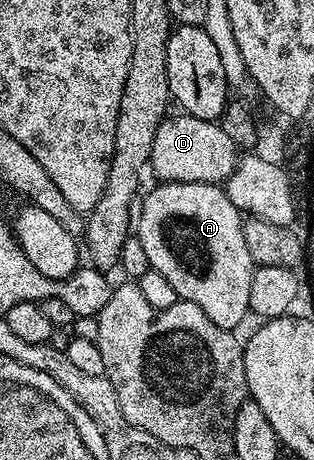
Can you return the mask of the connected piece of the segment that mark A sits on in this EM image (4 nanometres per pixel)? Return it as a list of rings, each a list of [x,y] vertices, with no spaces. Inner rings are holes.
[[[161,181],[156,185],[158,187],[145,200],[143,200],[144,198],[140,200],[139,214],[135,219],[135,235],[142,242],[144,252],[147,253],[147,261],[150,268],[163,273],[163,277],[167,277],[167,282],[171,285],[171,289],[175,289],[178,300],[190,303],[191,305],[199,305],[199,309],[203,309],[203,313],[207,313],[207,317],[211,317],[211,321],[223,329],[227,329],[228,331],[237,329],[237,326],[244,321],[245,315],[248,316],[250,314],[251,277],[255,270],[255,264],[251,261],[251,253],[247,253],[247,245],[243,241],[242,212],[238,211],[235,205],[231,205],[231,201],[227,197],[225,190],[215,183],[167,183]]]

